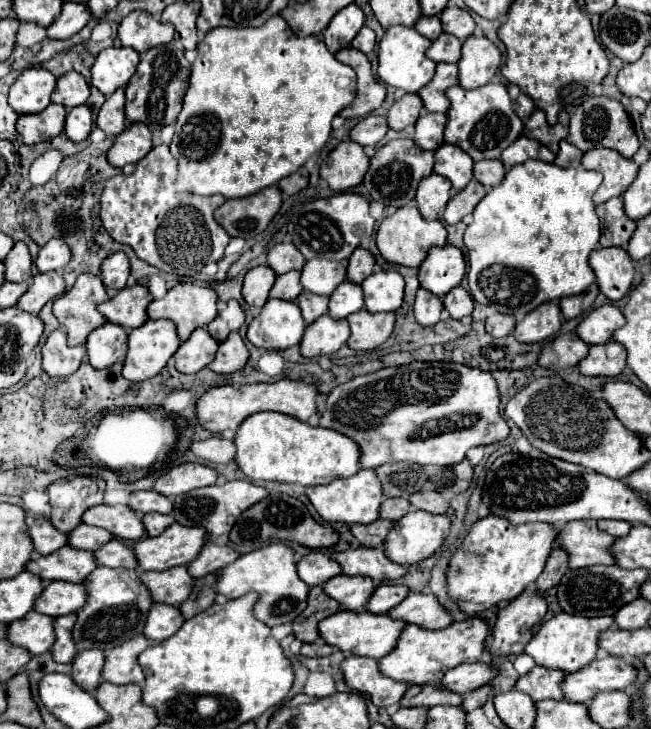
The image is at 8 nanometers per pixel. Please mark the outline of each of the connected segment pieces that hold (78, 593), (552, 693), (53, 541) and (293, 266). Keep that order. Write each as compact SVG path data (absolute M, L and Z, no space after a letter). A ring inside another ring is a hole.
M49 582L43 590L43 594L37 598L35 610L47 616L63 616L73 614L83 608L83 602L87 600L87 592L83 584L71 584L71 582Z
M535 666L529 674L525 674L517 680L515 690L529 694L537 702L545 700L545 698L565 700L565 694L563 694L563 688L561 688L563 678L565 678L565 674L561 670Z
M45 516L35 520L35 524L29 528L29 536L33 540L35 550L43 556L53 554L55 550L59 550L67 544L67 536L63 532L55 530L55 526L51 526L51 520Z
M275 244L267 252L267 264L273 268L275 274L285 274L291 270L301 270L305 258L295 248L295 244Z

